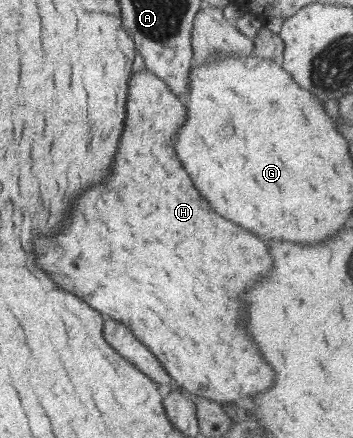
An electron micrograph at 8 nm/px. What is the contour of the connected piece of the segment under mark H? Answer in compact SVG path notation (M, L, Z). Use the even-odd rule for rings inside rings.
M145 70L141 73L132 73L128 83L128 97L126 103L126 116L124 119L123 135L119 139L119 147L117 147L117 155L113 161L113 171L109 173L109 177L95 185L89 187L85 193L81 193L75 199L75 205L69 213L69 219L65 223L65 227L61 229L59 235L53 237L39 237L35 241L35 253L37 253L37 265L47 271L47 275L51 275L51 279L63 287L65 291L73 293L73 295L83 295L83 301L87 301L91 307L95 307L99 313L109 315L117 321L123 321L127 327L134 333L134 336L147 346L155 357L162 363L164 370L175 379L177 385L193 396L210 399L213 402L223 401L219 403L235 403L235 401L243 401L249 399L251 393L255 391L265 391L269 389L273 383L275 373L271 371L271 367L263 361L263 357L259 355L257 347L253 345L253 341L245 335L243 329L243 315L239 311L239 297L241 293L245 293L257 279L261 279L273 265L271 265L271 255L267 253L265 243L255 237L251 231L219 217L211 205L207 203L207 199L203 199L197 189L191 183L191 177L187 175L187 171L183 169L183 165L179 163L175 149L173 149L173 139L177 135L178 129L186 120L187 108L184 101L180 100L175 94L171 93L167 86L159 77ZM221 351L255 351L255 353L221 353Z

